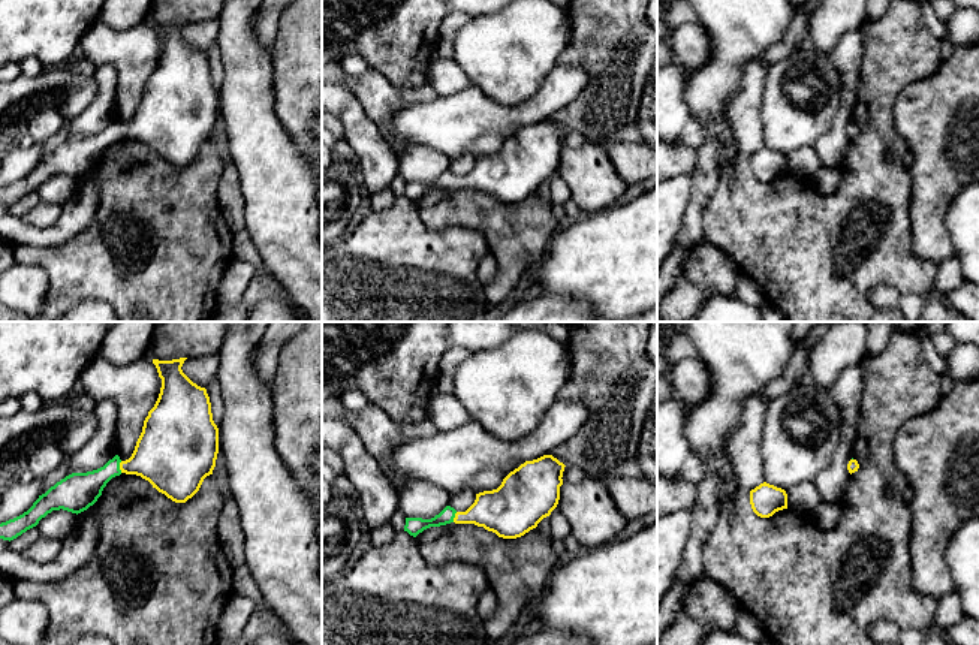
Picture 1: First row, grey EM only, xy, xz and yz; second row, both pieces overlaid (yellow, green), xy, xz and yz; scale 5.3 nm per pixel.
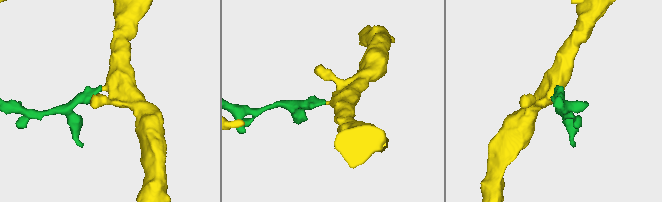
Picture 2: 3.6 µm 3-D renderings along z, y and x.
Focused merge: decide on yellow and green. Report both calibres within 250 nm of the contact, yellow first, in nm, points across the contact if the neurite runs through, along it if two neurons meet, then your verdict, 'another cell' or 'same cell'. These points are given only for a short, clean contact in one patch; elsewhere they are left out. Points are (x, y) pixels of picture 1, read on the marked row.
calibres 340 and 190 nm; way xy (165, 455), (129, 467), (120, 467), (113, 467), (80, 490); same cell

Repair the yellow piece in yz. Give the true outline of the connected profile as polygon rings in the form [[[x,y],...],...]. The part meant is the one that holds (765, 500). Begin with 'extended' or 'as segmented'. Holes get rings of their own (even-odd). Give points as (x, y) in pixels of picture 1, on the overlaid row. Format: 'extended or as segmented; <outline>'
as segmented; [[[763,482],[750,491],[750,504],[757,516],[769,518],[775,512],[787,509],[787,494],[784,489]]]

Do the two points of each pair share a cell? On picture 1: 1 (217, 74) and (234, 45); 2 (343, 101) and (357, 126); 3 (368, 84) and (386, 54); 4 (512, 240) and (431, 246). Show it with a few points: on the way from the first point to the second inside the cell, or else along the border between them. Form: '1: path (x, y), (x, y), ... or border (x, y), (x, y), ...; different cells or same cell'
1: border (216, 44), (223, 71), (219, 92); different cells
2: path (346, 107), (355, 120); same cell
3: border (370, 66), (377, 69), (398, 89); different cells
4: border (452, 228), (476, 229), (485, 238), (490, 252); different cells

